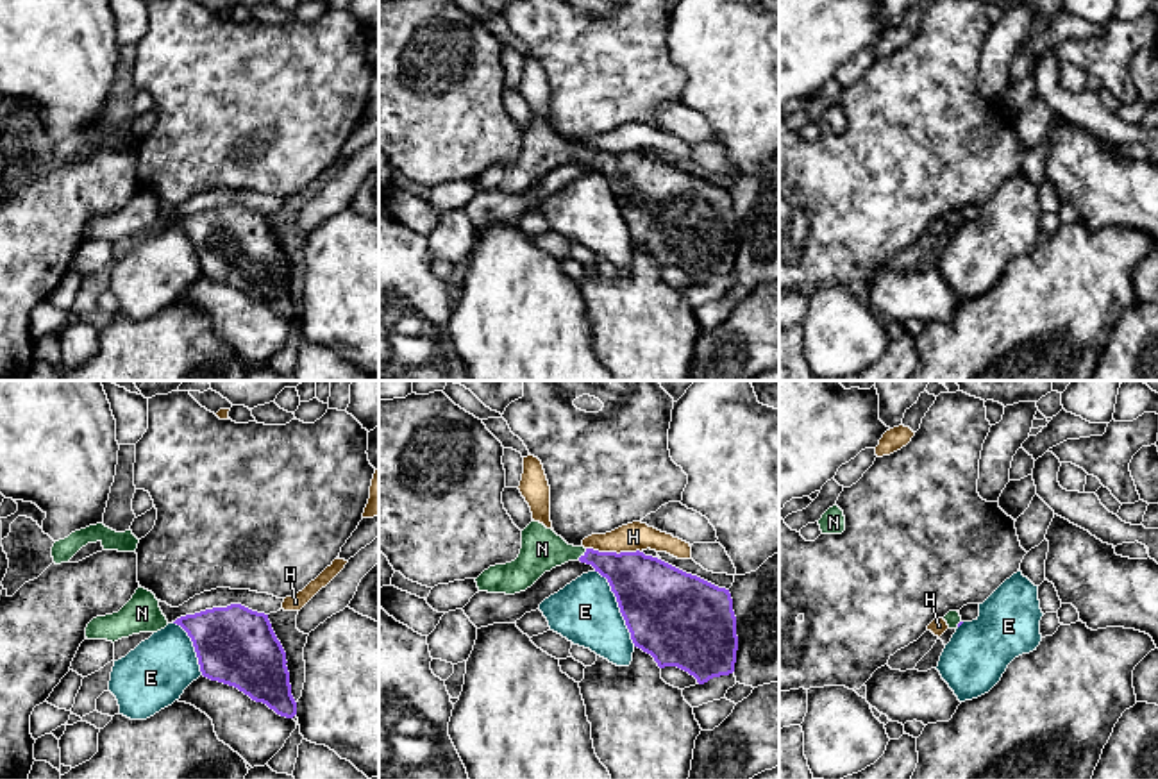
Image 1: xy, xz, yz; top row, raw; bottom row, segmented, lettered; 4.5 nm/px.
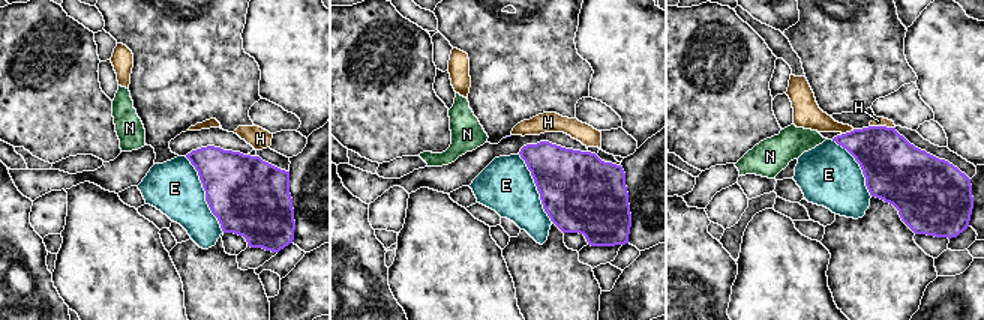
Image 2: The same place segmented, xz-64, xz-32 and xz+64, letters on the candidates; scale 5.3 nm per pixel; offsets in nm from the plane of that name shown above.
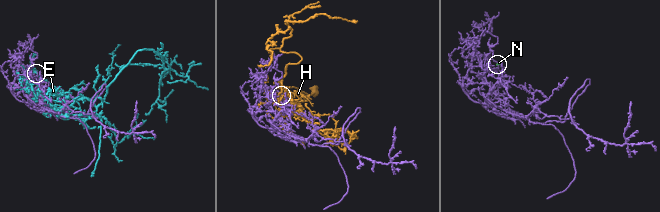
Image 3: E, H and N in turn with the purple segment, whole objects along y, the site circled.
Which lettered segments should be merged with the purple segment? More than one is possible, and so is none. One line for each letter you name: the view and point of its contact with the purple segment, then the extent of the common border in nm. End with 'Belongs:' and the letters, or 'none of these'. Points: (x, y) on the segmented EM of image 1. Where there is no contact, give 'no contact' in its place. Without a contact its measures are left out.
N: meets purple in xz at (585, 554); contact 70 nm long
Belongs: N

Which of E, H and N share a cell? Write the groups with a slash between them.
E / H / N

